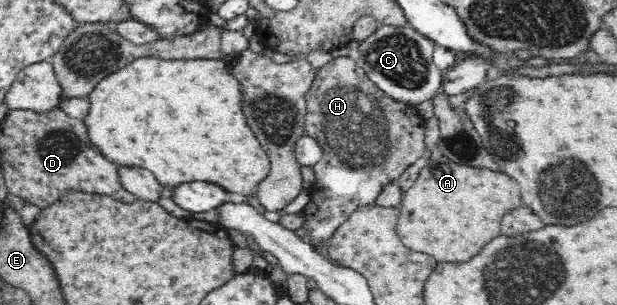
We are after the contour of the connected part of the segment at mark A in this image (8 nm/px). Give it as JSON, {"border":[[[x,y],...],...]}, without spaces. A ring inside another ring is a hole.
{"border":[[[442,155],[439,159],[424,163],[412,187],[403,194],[399,205],[401,213],[397,231],[406,248],[429,254],[438,263],[466,262],[472,260],[476,254],[480,254],[480,250],[488,242],[500,236],[502,218],[520,206],[522,206],[520,186],[514,178],[510,178],[501,170],[461,165]]]}

